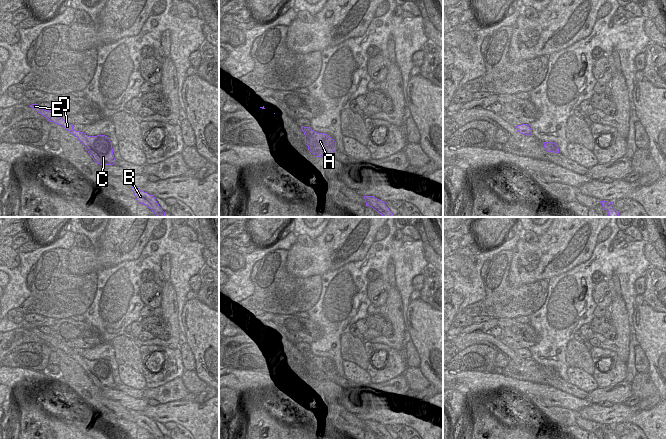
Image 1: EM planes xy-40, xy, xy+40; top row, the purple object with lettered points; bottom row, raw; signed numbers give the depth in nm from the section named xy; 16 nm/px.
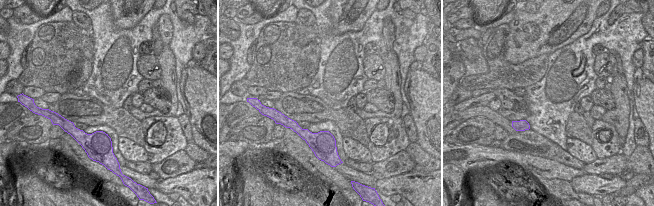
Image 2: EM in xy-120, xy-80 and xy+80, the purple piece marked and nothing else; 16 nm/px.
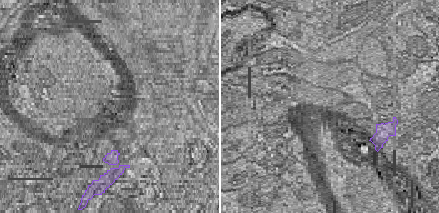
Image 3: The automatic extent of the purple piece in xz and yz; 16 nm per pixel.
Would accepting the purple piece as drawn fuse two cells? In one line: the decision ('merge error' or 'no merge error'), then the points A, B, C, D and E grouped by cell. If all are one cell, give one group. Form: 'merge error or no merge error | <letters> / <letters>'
no merge error | A B C D E

